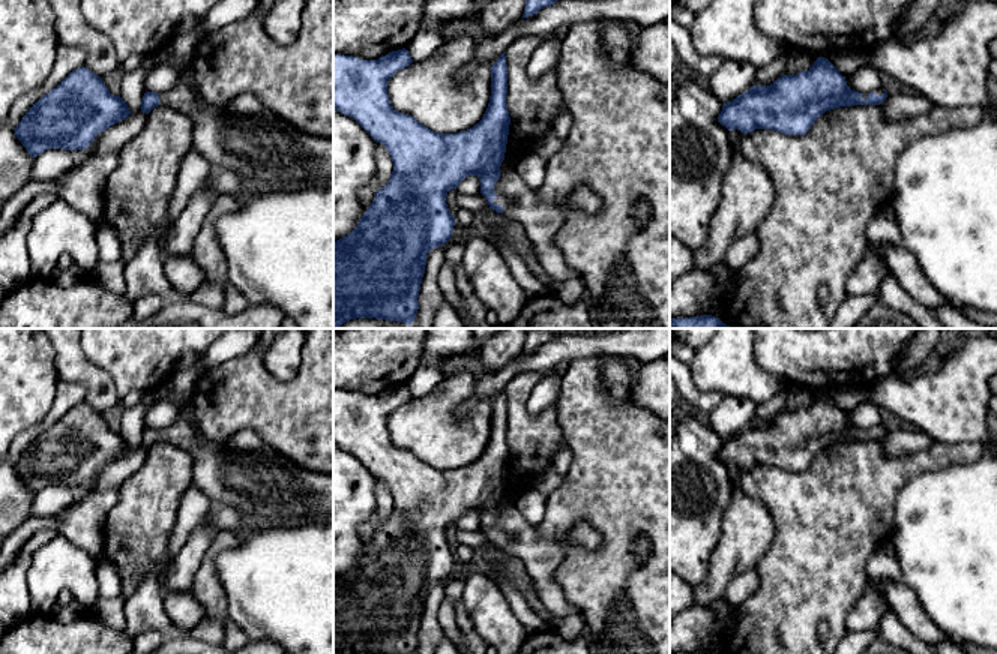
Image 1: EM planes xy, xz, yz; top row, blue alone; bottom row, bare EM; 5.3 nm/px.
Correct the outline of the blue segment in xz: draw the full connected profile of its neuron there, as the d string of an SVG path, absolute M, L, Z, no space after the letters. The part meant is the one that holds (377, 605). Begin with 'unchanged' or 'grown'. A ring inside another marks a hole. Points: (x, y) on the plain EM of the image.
grown; M405 384L378 396L360 396L333 390L333 444L353 453L372 474L383 480L393 498L389 519L375 528L374 537L357 562L333 578L333 654L414 654L417 633L431 585L449 578L455 554L446 532L468 512L480 516L480 530L489 544L520 558L544 608L551 618L580 614L566 600L554 573L568 555L568 546L536 532L520 513L502 510L511 453L506 442L508 404L505 388L491 402L491 434L482 456L458 470L437 470L414 453L393 446L387 430L389 416L413 399Z

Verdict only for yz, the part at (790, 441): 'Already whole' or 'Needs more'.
Needs more

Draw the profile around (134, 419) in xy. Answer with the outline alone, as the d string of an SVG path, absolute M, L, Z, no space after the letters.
M147 392L137 406L125 411L120 434L126 438L131 450L141 448L141 436L146 429L146 412L156 400L156 393Z

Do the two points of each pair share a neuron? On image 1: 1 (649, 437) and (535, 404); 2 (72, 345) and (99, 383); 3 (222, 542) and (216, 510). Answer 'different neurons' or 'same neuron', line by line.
1: different neurons
2: same neuron
3: different neurons

